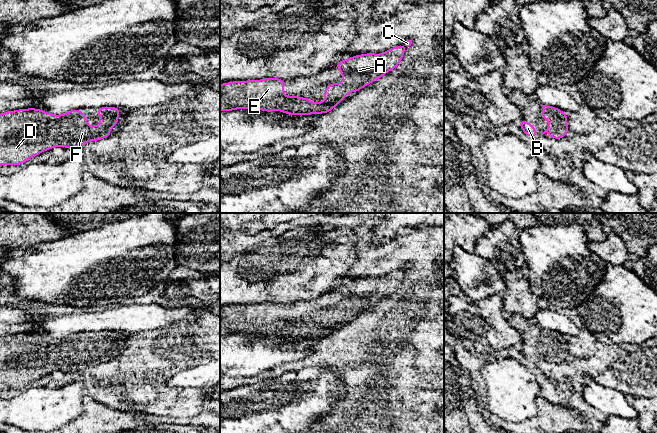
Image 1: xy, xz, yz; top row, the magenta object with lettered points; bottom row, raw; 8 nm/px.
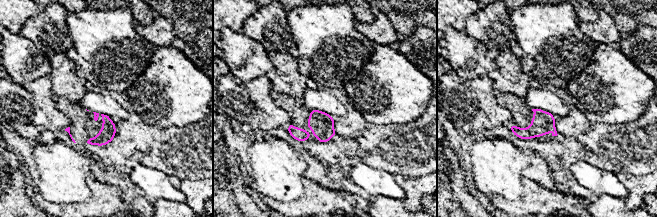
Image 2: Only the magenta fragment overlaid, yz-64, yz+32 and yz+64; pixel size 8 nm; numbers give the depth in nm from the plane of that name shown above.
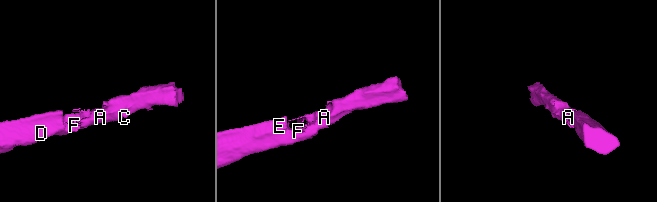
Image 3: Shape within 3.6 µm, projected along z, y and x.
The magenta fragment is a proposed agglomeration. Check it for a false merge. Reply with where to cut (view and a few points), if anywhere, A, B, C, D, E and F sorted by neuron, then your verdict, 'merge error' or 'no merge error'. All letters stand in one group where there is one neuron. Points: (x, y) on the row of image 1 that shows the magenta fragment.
no cut | A B C D E F | no merge error

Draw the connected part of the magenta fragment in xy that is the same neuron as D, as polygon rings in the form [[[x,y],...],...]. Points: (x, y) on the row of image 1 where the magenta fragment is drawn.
[[[36,108],[0,113],[0,166],[21,165],[57,146],[72,149],[110,137],[121,108],[96,108],[100,124],[89,127],[81,109],[61,115]]]

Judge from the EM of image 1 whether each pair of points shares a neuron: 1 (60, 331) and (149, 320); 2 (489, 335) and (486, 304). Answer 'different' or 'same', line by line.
1: same
2: same

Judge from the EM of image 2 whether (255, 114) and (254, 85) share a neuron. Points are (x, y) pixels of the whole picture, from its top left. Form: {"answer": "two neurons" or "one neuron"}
{"answer": "one neuron"}

